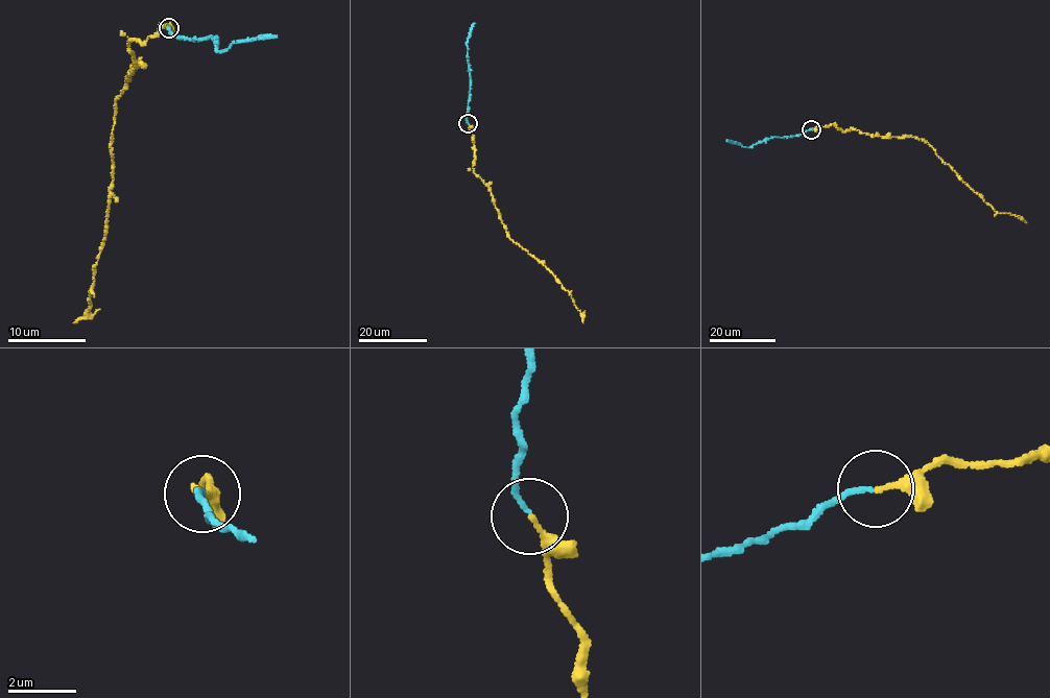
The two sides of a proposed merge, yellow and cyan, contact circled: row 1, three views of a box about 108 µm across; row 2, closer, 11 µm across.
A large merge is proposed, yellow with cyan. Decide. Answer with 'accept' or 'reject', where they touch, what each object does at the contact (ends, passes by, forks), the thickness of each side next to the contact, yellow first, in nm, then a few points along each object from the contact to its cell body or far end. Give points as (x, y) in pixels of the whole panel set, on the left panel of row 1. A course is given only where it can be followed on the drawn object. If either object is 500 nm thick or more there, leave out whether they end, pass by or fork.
accept | (169, 27) | yellow ends | cyan ends | 170/160 nm | yellow via (169, 27), (144, 43), (127, 41), (137, 65), (115, 101), (105, 235), (90, 309), (73, 322) | cyan via (169, 27), (169, 32), (182, 39), (214, 37), (215, 42), (218, 41), (218, 51), (234, 43), (277, 35)

